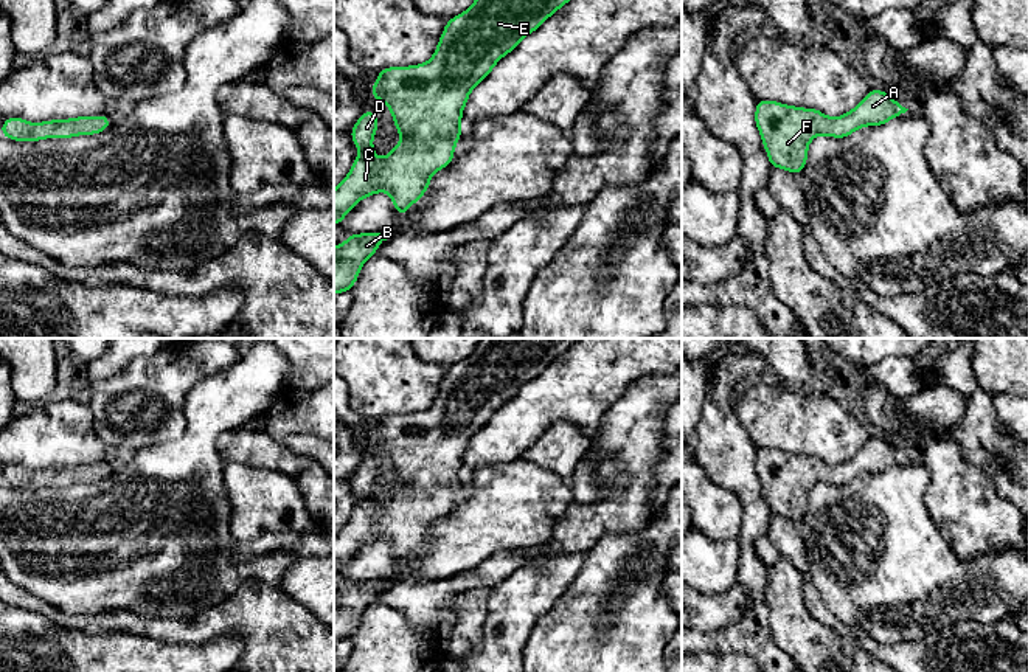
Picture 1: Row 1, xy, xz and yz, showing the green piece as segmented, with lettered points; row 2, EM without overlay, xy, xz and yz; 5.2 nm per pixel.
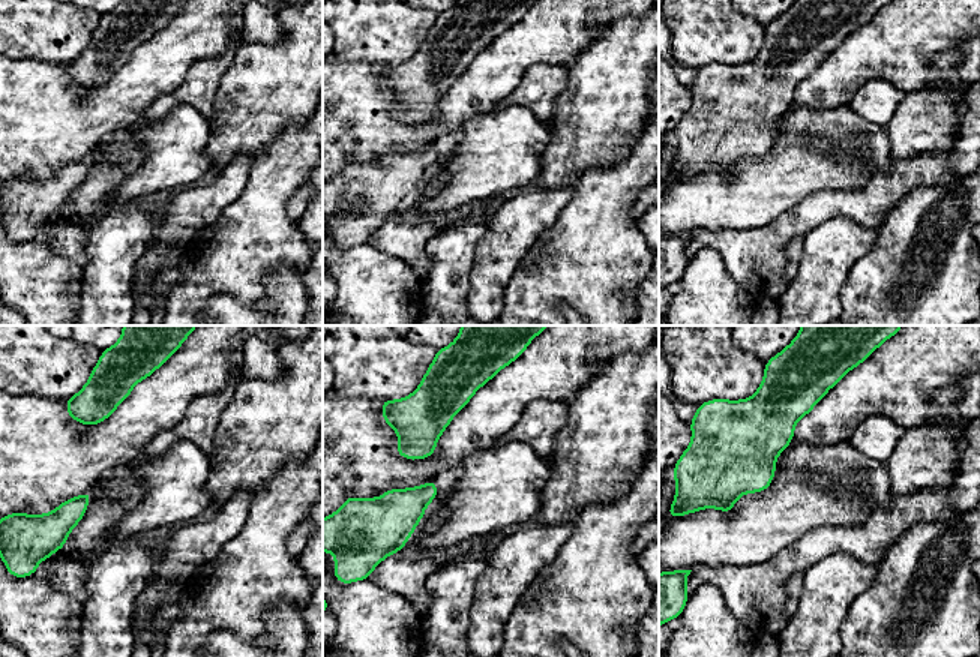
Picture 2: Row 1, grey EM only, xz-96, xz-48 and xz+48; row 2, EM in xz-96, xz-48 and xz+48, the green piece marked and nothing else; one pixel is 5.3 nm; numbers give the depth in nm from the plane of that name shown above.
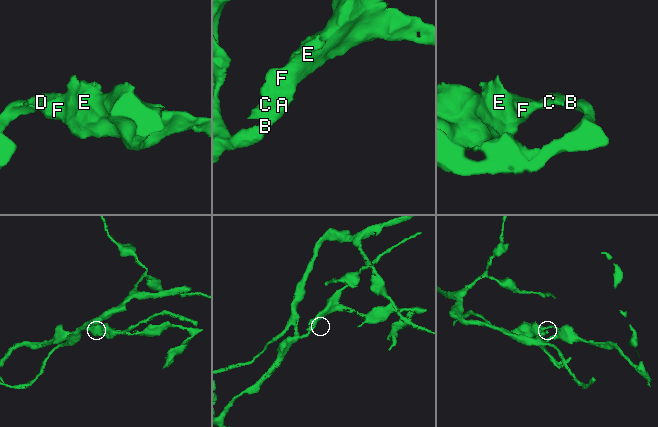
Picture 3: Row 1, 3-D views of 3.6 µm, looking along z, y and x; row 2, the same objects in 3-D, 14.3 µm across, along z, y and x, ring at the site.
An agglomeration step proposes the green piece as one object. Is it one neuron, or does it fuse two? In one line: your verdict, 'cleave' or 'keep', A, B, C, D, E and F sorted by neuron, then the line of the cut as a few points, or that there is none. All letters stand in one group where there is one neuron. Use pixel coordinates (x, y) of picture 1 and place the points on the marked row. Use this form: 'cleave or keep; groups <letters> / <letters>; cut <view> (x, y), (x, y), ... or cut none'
keep; groups A B C D E F; cut none

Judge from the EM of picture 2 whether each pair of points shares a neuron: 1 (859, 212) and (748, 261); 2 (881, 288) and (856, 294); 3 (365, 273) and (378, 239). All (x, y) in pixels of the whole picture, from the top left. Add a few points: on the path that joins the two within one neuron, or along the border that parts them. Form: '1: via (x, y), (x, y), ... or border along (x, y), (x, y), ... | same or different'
1: via (832, 209), (817, 209), (775, 236) | same
2: via (875, 294), (862, 294) | same
3: border along (369, 242), (407, 263) | different

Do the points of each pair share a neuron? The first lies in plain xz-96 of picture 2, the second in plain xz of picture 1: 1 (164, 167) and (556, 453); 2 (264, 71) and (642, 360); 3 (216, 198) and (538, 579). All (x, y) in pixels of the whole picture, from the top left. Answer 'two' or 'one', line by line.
1: two
2: two
3: one

